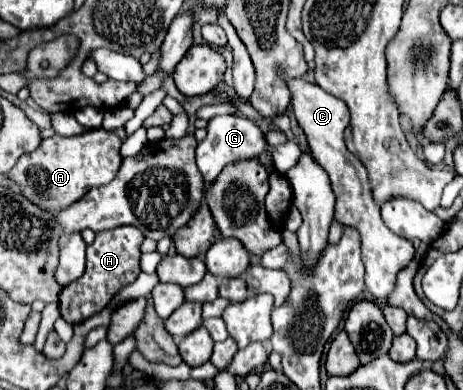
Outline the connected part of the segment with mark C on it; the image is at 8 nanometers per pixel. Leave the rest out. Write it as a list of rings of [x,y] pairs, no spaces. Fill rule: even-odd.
[[[286,77],[284,79],[290,91],[290,103],[294,109],[294,115],[298,119],[300,129],[304,131],[310,151],[316,159],[316,163],[328,173],[332,181],[332,191],[336,195],[336,213],[334,219],[342,227],[352,227],[360,233],[360,251],[362,261],[366,267],[366,291],[374,297],[388,297],[388,293],[394,289],[396,273],[402,271],[414,257],[414,247],[404,237],[394,235],[380,217],[380,207],[374,203],[370,193],[370,181],[366,167],[346,149],[344,145],[344,129],[348,127],[350,113],[342,99],[322,91],[316,83],[308,83],[300,77]]]

